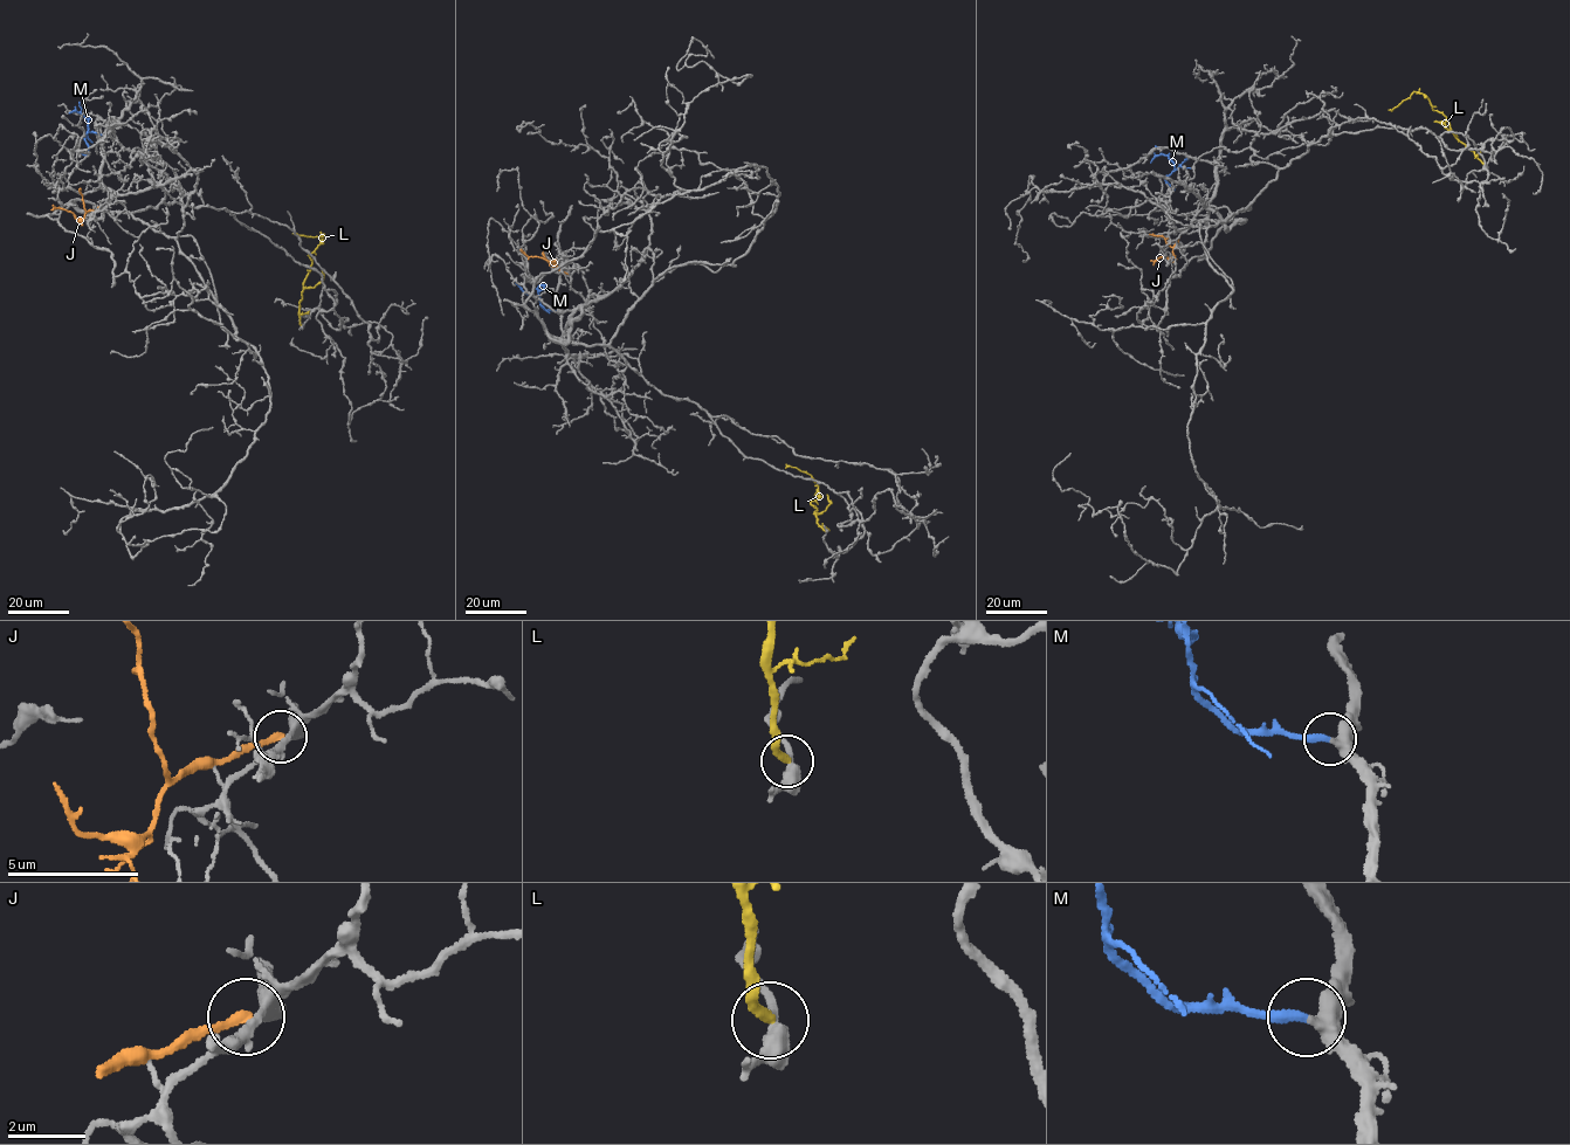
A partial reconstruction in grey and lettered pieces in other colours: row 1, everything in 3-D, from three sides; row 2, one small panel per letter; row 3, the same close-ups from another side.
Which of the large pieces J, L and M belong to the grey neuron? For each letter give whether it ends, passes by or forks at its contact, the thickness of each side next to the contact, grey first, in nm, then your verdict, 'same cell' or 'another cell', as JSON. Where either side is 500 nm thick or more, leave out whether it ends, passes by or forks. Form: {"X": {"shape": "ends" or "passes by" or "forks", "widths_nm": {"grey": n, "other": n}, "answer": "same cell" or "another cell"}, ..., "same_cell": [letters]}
{"J": {"shape": "ends", "widths_nm": {"grey": 240, "other": 200}, "answer": "another cell"}, "L": {"shape": "ends", "widths_nm": {"grey": 380, "other": 280}, "answer": "another cell"}, "M": {"shape": "ends", "widths_nm": {"grey": 400, "other": 240}, "answer": "same cell"}, "same_cell": ["M"]}

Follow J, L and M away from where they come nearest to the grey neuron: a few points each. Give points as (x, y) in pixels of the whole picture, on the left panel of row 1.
J: (98, 207), (77, 219), (71, 212), (53, 205)
L: (301, 325), (300, 308), (311, 262), (308, 255), (323, 234), (308, 236), (294, 232)
M: (101, 135), (90, 132), (85, 136), (88, 123), (82, 114), (69, 112)

